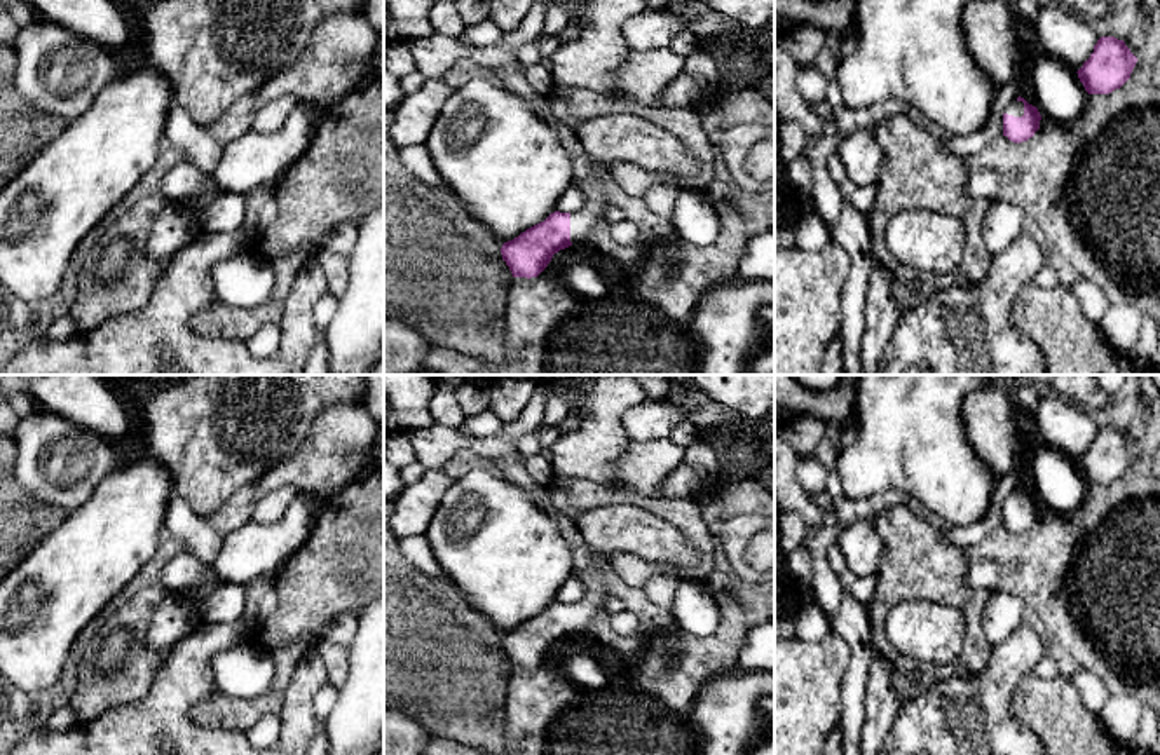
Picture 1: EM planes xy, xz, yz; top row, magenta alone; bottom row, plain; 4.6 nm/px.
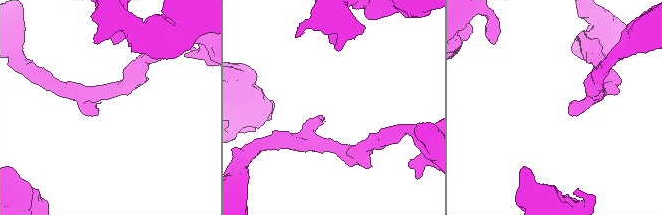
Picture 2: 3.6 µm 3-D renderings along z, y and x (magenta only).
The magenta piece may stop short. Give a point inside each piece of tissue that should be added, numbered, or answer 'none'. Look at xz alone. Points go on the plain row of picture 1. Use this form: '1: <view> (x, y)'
1: xz (621, 529)

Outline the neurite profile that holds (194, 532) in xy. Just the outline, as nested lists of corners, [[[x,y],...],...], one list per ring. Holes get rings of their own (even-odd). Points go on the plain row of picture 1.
[[[176,488],[169,497],[164,528],[181,542],[185,551],[195,554],[206,565],[215,563],[223,537],[209,525],[208,518],[199,516],[188,506]]]

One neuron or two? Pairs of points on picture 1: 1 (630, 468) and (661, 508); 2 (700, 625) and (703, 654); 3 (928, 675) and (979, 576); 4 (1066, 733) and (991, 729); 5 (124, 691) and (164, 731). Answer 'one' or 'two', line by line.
1: two
2: two
3: two
4: two
5: two

